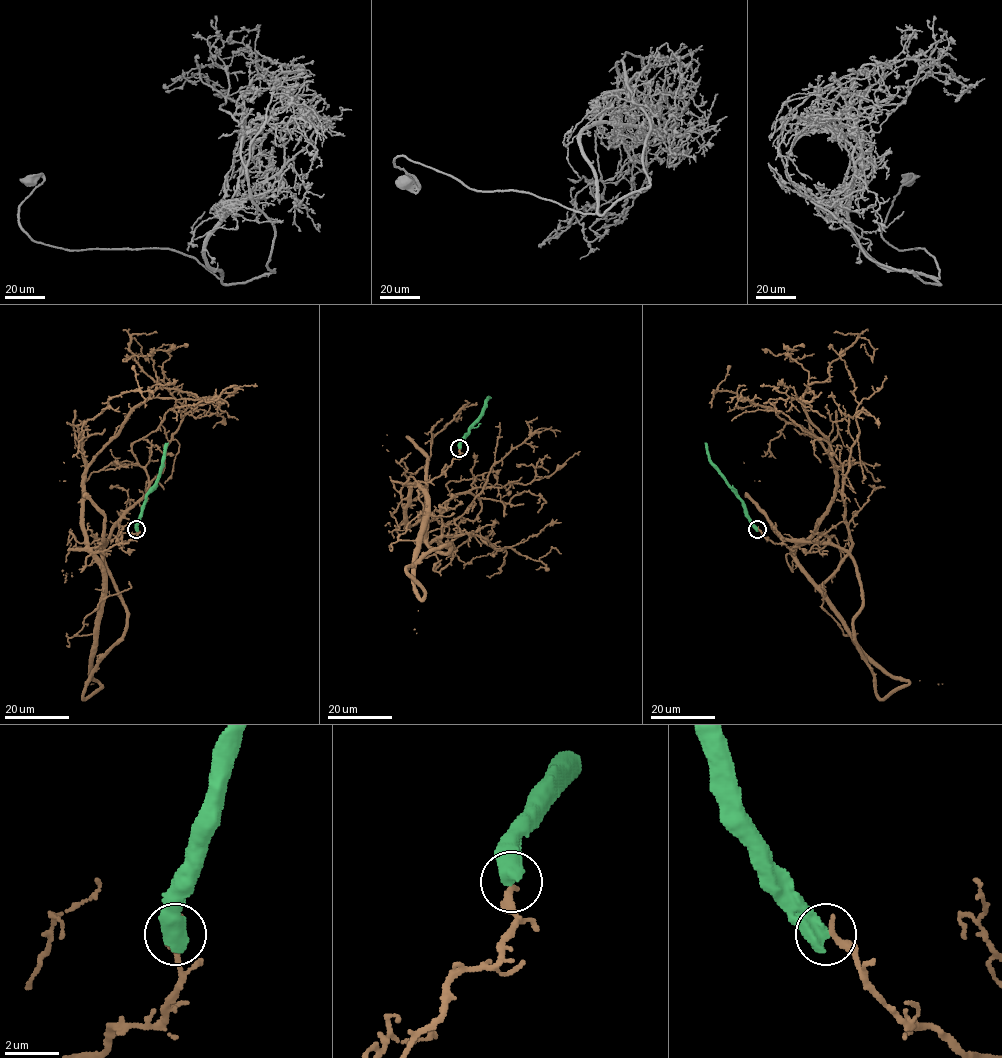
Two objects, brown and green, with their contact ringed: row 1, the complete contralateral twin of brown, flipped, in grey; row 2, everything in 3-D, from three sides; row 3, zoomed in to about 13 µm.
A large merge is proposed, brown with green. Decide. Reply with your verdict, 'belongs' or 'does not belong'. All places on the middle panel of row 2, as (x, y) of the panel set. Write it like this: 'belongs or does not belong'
does not belong

